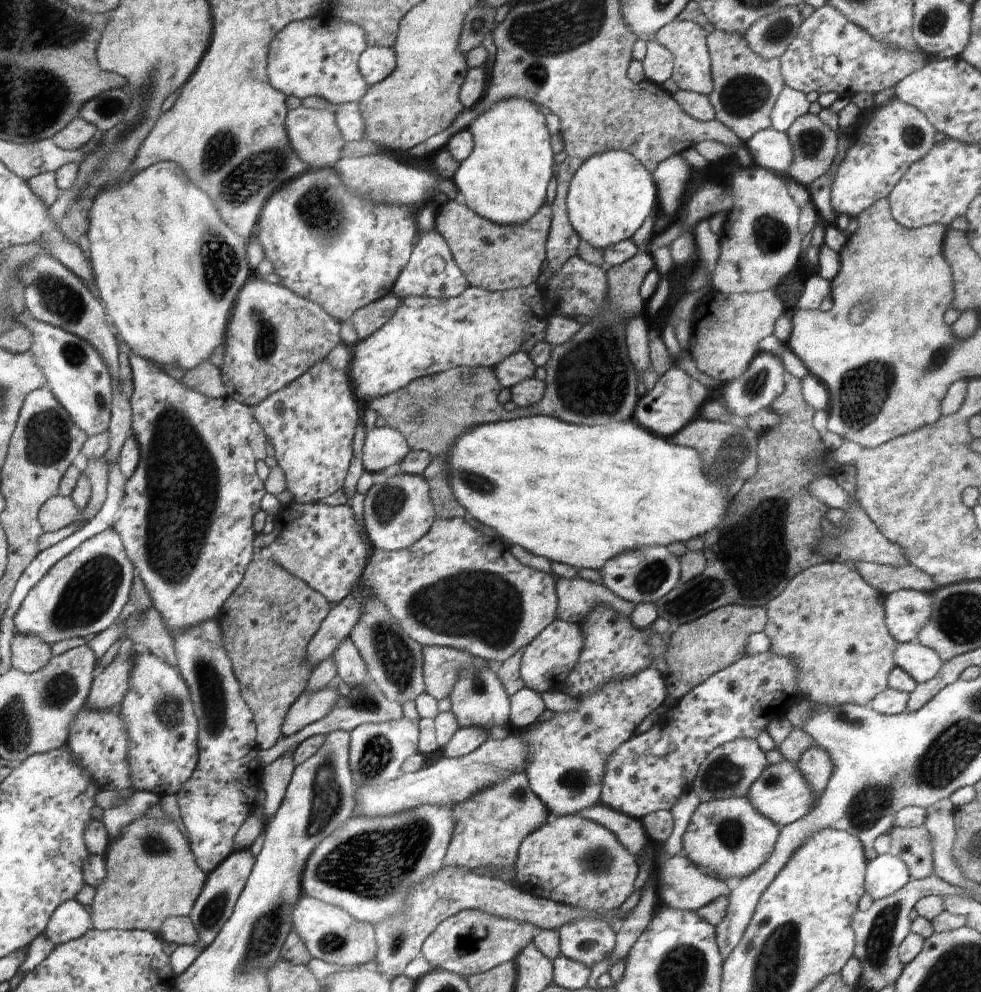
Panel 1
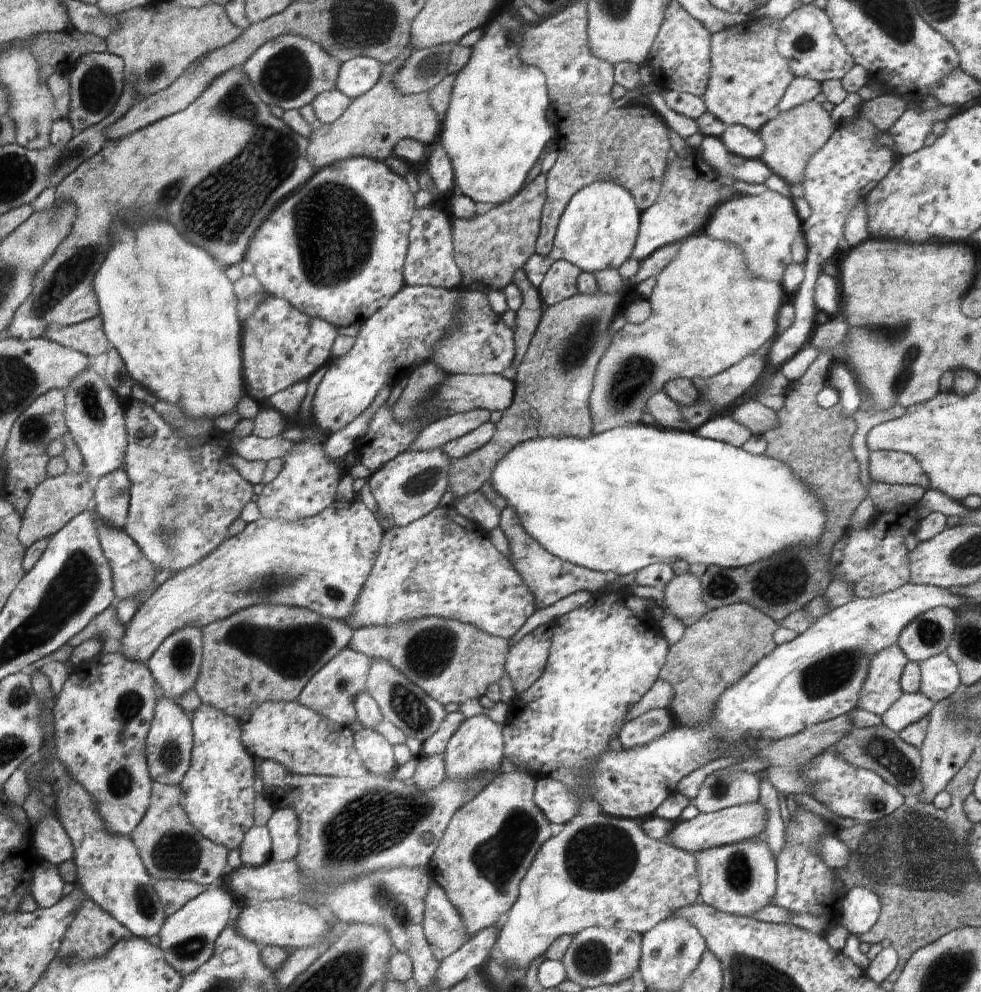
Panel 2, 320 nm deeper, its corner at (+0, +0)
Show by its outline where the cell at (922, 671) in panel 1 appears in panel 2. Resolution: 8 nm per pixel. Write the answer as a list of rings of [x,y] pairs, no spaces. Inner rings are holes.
[[[946,652],[926,658],[918,662],[918,666],[921,676],[919,692],[933,704],[938,704],[957,692],[961,684],[960,674]]]

